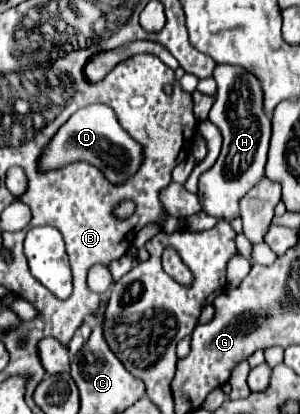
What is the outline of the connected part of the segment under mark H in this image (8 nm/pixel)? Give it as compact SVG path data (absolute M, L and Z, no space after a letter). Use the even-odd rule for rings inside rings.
M220 64L214 68L214 80L218 84L218 92L208 120L220 128L224 144L216 164L200 176L198 198L202 212L214 216L216 220L232 222L234 218L240 218L240 198L244 198L244 194L264 178L270 118L262 110L260 84L252 78L252 74L244 74L240 66Z

